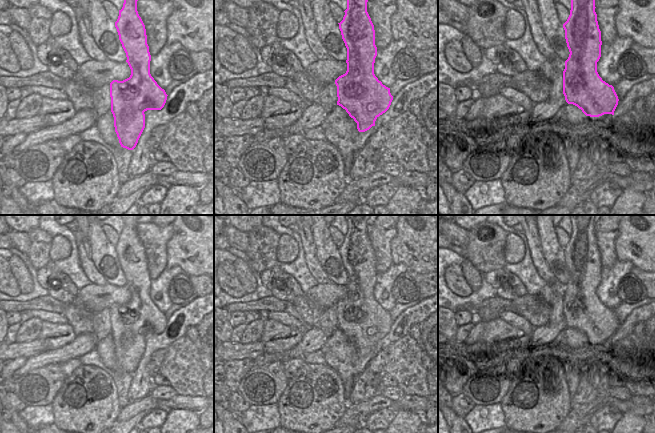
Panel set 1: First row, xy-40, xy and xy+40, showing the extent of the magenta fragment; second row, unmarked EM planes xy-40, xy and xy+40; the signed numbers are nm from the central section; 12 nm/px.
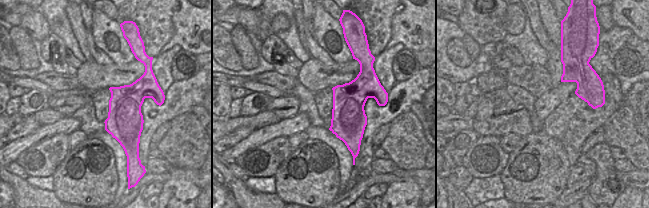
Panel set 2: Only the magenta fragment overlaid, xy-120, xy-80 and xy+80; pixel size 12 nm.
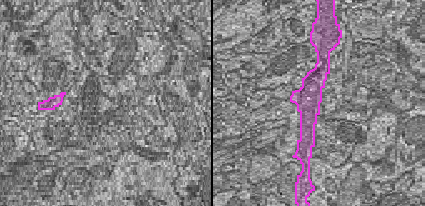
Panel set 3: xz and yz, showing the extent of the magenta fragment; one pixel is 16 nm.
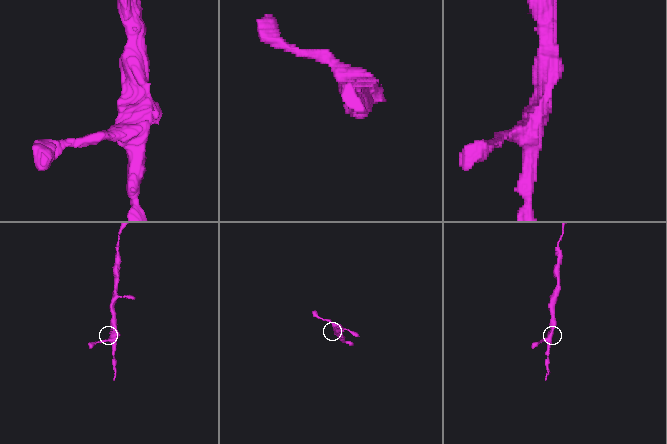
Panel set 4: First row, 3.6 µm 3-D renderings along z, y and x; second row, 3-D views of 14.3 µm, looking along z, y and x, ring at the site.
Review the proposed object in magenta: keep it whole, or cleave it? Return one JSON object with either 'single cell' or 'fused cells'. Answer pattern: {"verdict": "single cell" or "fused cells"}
{"verdict": "single cell"}

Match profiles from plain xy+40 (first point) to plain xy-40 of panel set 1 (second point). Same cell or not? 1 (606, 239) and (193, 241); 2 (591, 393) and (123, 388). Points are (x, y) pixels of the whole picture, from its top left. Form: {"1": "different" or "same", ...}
{"1": "different", "2": "different"}

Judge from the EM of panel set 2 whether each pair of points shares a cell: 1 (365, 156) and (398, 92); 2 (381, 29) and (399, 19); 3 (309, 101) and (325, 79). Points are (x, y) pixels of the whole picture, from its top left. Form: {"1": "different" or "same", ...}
{"1": "same", "2": "different", "3": "different"}

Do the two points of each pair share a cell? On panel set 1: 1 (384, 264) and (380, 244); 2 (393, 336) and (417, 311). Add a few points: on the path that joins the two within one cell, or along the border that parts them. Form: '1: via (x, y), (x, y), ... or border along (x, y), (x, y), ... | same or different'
1: via (383, 259), (382, 249) | same
2: via (396, 327), (402, 316), (408, 314) | same

